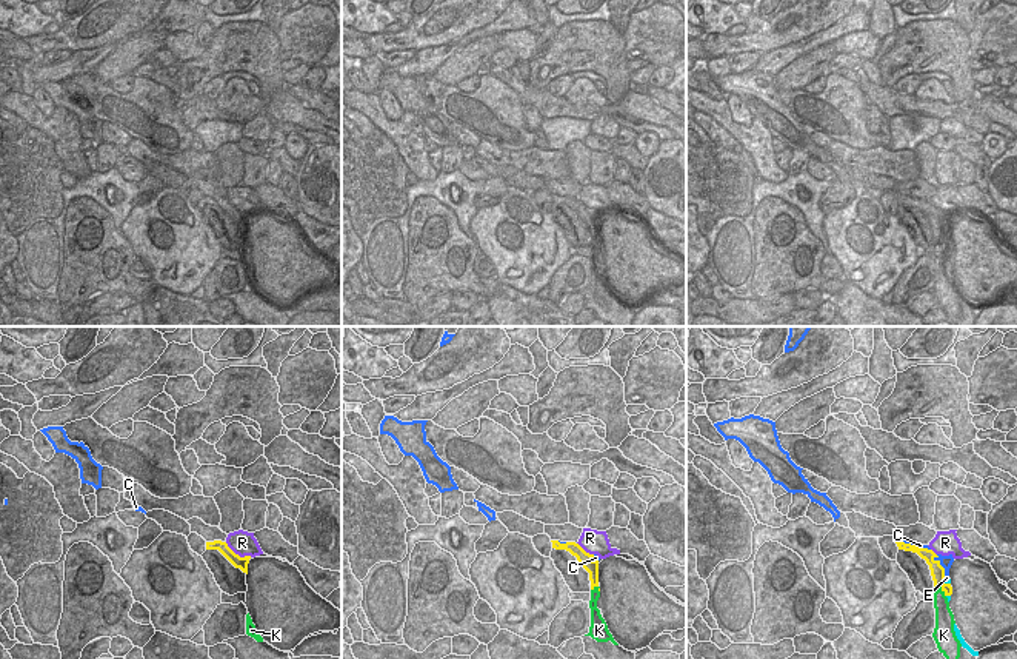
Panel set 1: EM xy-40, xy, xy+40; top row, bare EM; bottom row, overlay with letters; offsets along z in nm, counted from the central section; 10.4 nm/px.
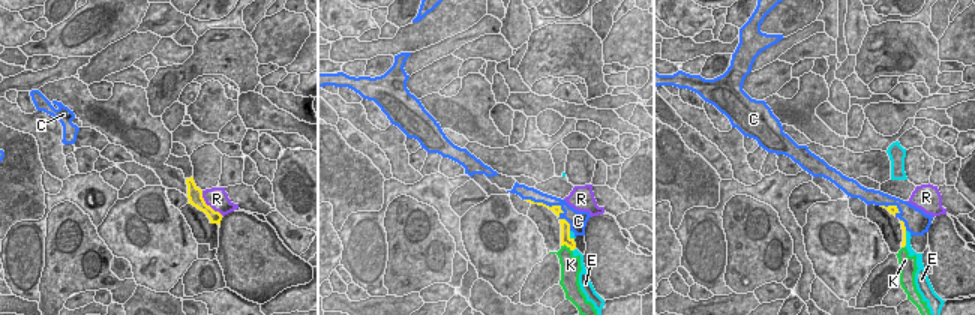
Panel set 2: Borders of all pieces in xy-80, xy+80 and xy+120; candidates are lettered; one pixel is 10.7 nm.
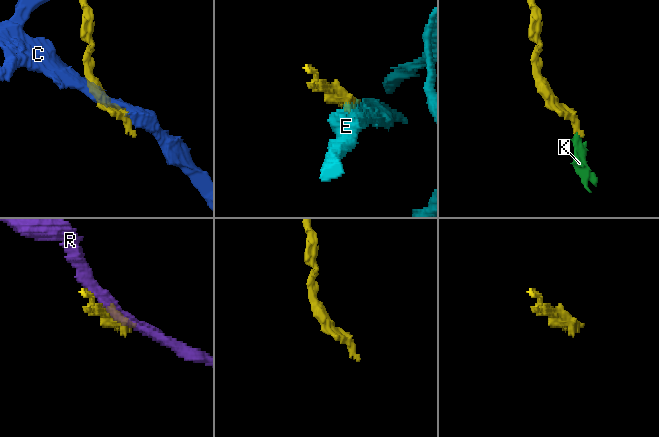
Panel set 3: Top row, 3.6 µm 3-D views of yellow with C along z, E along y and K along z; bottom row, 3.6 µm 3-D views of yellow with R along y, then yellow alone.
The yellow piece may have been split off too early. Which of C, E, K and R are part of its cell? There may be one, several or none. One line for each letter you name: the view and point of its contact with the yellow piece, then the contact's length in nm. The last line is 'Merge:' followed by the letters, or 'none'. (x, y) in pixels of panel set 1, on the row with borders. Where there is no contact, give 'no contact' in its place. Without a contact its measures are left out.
K: contact xy+40 (942, 590); length 140 nm
Merge: K

